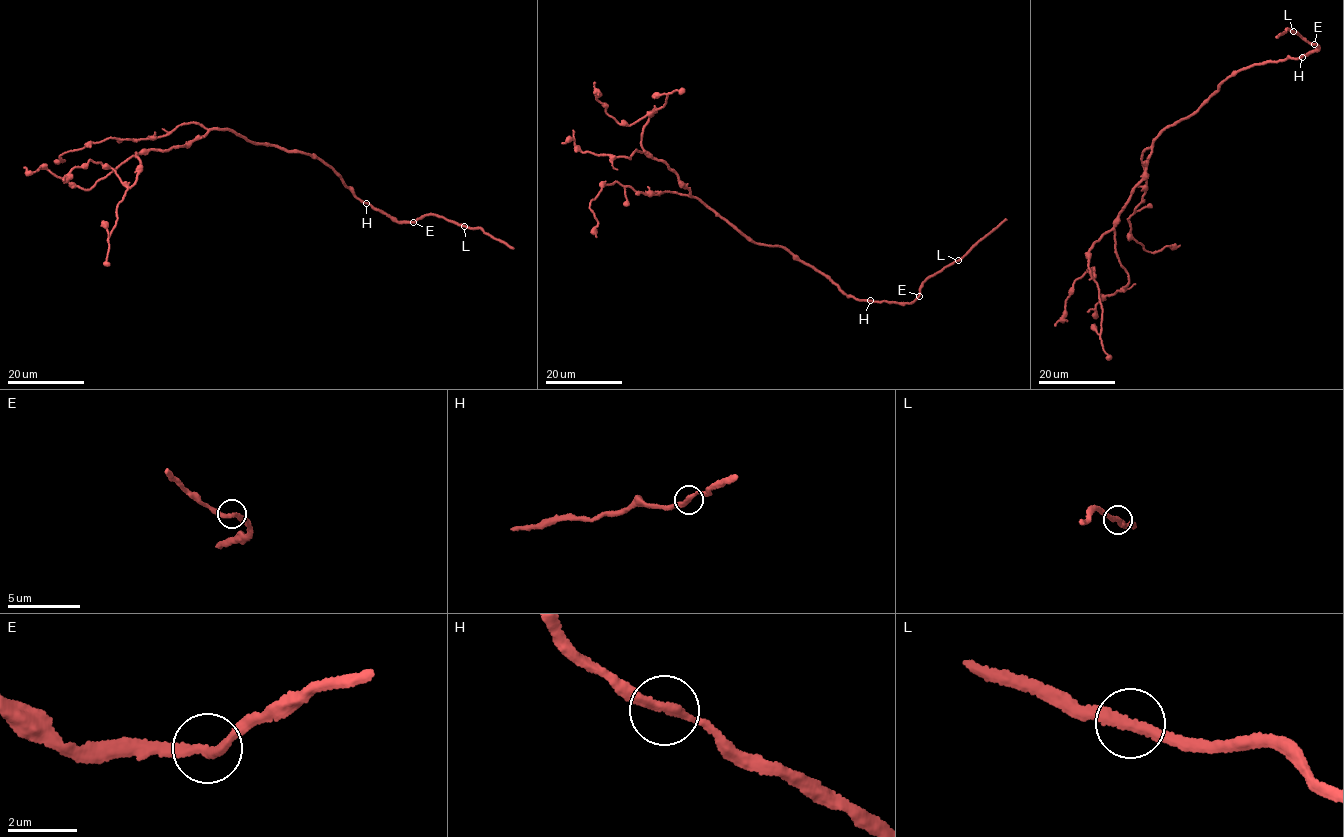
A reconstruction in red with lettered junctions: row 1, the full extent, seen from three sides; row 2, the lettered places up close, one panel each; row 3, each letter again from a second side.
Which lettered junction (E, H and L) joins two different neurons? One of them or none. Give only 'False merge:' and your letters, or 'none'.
False merge: none

